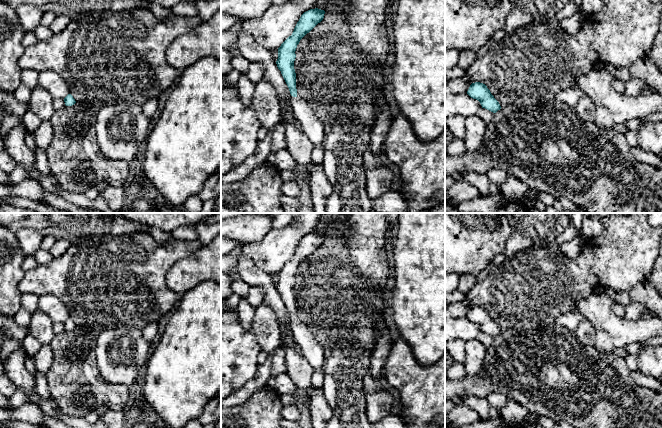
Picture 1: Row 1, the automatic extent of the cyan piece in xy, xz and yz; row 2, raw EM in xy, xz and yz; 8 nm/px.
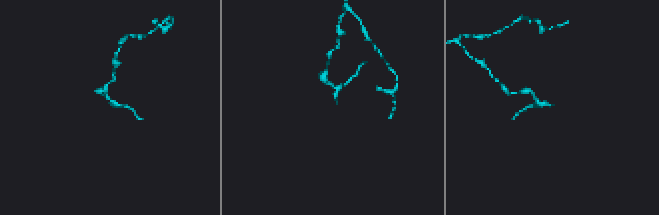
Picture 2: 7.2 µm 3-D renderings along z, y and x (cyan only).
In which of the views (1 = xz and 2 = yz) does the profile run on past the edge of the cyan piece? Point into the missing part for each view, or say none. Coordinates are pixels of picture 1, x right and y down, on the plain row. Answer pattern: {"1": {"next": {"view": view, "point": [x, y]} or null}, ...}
{"1": {"next": {"view": "xz", "point": [311, 349]}}, "2": {"next": null}}

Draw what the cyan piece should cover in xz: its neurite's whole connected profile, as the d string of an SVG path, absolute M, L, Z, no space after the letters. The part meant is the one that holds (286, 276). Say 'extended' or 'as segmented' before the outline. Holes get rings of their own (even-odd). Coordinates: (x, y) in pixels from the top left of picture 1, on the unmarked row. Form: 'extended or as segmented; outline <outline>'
extended; outline M315 232L304 236L297 246L294 255L278 272L278 293L289 312L292 322L292 336L300 347L302 354L314 369L323 371L324 353L323 348L313 337L311 331L297 320L296 297L294 285L296 272L300 264L309 257L324 242L325 235Z

